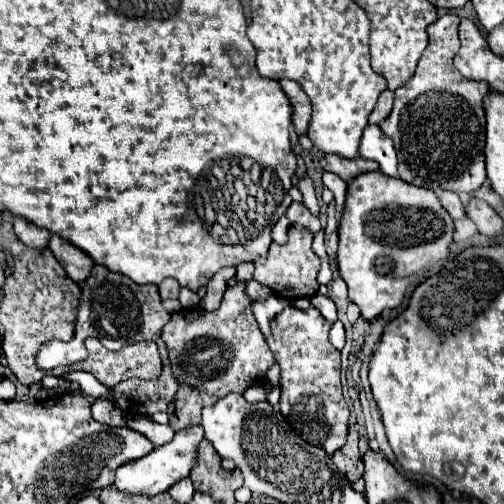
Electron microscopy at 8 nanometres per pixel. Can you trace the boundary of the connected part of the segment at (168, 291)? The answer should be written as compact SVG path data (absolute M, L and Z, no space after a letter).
M167 278L167 280L163 280L163 282L159 284L159 294L161 294L163 300L167 300L167 298L177 298L179 288L181 288L179 282L175 282L173 278Z

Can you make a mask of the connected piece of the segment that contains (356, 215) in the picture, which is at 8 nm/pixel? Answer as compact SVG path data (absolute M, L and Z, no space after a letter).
M381 172L359 174L347 188L347 202L339 226L339 274L349 286L349 300L361 308L365 320L375 320L383 310L399 308L407 290L413 286L411 278L425 276L433 266L449 260L449 244L453 242L453 218L441 206L439 198L431 190L407 186L399 178L387 178Z

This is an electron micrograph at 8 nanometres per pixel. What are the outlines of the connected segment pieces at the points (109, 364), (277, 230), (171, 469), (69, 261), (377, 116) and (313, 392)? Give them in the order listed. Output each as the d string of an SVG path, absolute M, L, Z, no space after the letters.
M91 338L91 360L79 366L81 368L75 370L91 372L107 388L113 388L133 376L157 378L163 368L159 348L153 340L137 342L111 352L103 348L97 338Z
M283 216L277 224L275 224L275 228L273 228L273 242L275 244L285 244L287 242L287 228L289 228L289 220Z
M191 426L191 428L179 430L169 444L155 448L151 454L139 458L139 460L131 460L131 462L119 466L115 470L115 488L125 494L141 494L141 496L155 496L159 492L169 490L173 486L173 482L189 476L189 470L195 462L195 450L201 440L203 440L201 426Z
M51 234L51 240L49 240L49 246L47 246L53 256L59 260L59 264L65 268L67 276L77 282L77 284L83 284L93 268L93 260L83 254L83 250L75 248L71 242L63 240L61 236L57 234Z
M385 90L385 92L379 96L377 106L375 106L375 110L371 112L371 116L369 116L369 124L379 124L379 122L383 122L383 120L391 114L391 110L393 110L393 92L391 92L391 90Z
M289 306L273 318L267 344L281 366L281 414L303 440L321 446L331 456L345 444L349 408L341 394L341 352L329 342L329 328L331 322L317 308L299 310Z

